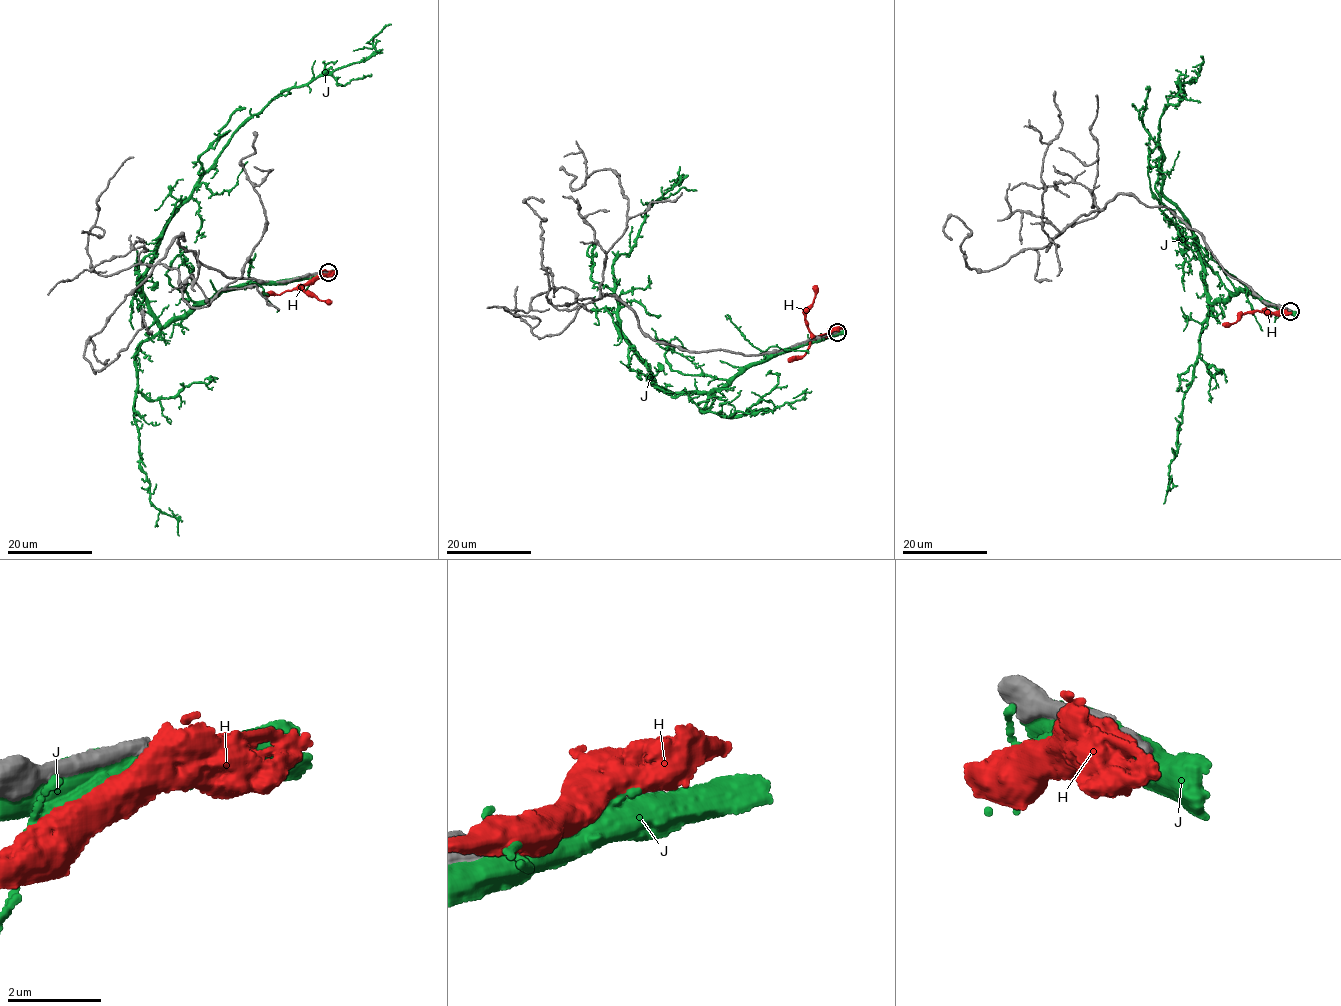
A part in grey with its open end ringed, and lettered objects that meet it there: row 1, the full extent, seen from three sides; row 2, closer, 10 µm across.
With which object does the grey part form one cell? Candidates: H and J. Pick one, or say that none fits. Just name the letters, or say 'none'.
none

